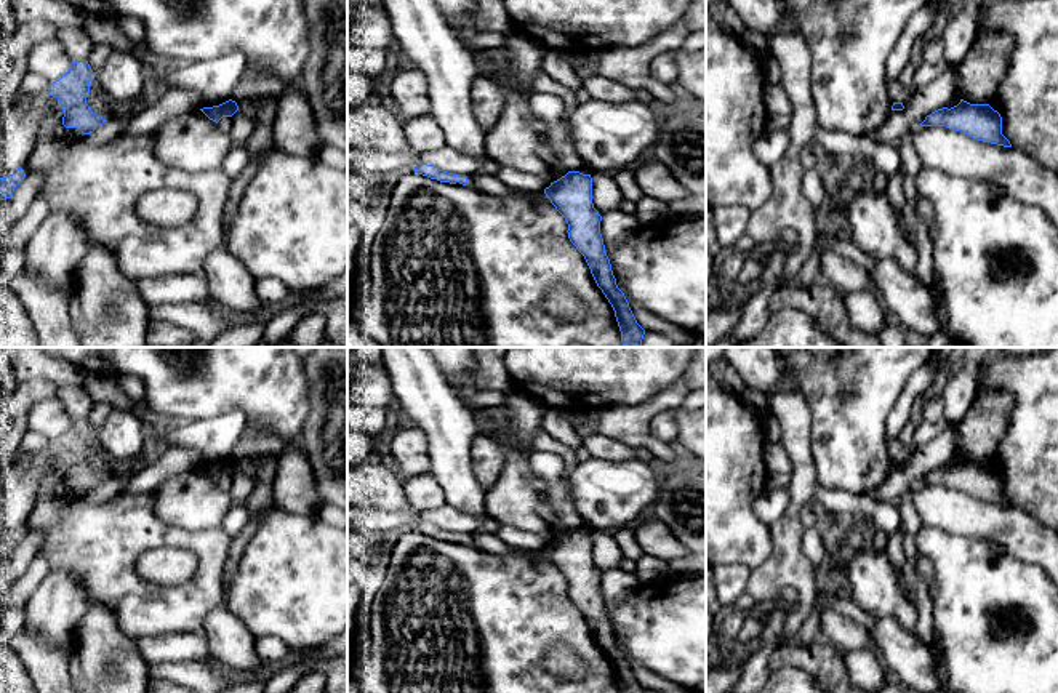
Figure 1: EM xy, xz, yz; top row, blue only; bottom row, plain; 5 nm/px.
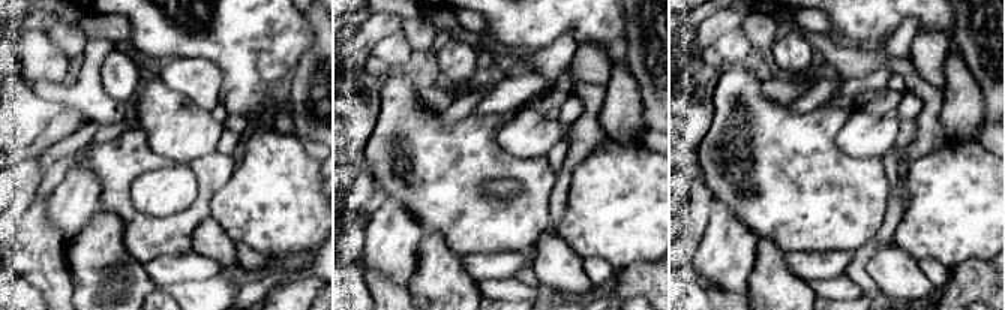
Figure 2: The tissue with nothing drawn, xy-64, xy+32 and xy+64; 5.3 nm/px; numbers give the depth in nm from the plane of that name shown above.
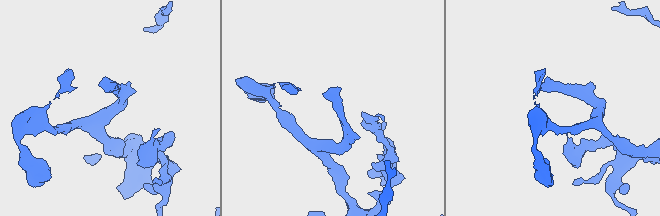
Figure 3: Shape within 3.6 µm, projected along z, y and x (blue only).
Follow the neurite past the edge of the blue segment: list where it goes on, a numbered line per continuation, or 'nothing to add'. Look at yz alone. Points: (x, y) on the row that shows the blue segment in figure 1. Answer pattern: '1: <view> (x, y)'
nothing to add

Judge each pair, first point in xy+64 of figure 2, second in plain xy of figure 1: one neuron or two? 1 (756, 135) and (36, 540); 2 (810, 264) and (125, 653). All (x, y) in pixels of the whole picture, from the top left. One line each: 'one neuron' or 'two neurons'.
1: two neurons
2: two neurons

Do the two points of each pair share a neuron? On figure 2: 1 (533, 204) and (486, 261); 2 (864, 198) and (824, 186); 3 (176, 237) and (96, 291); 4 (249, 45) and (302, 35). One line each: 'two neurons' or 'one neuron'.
1: two neurons
2: one neuron
3: two neurons
4: one neuron

